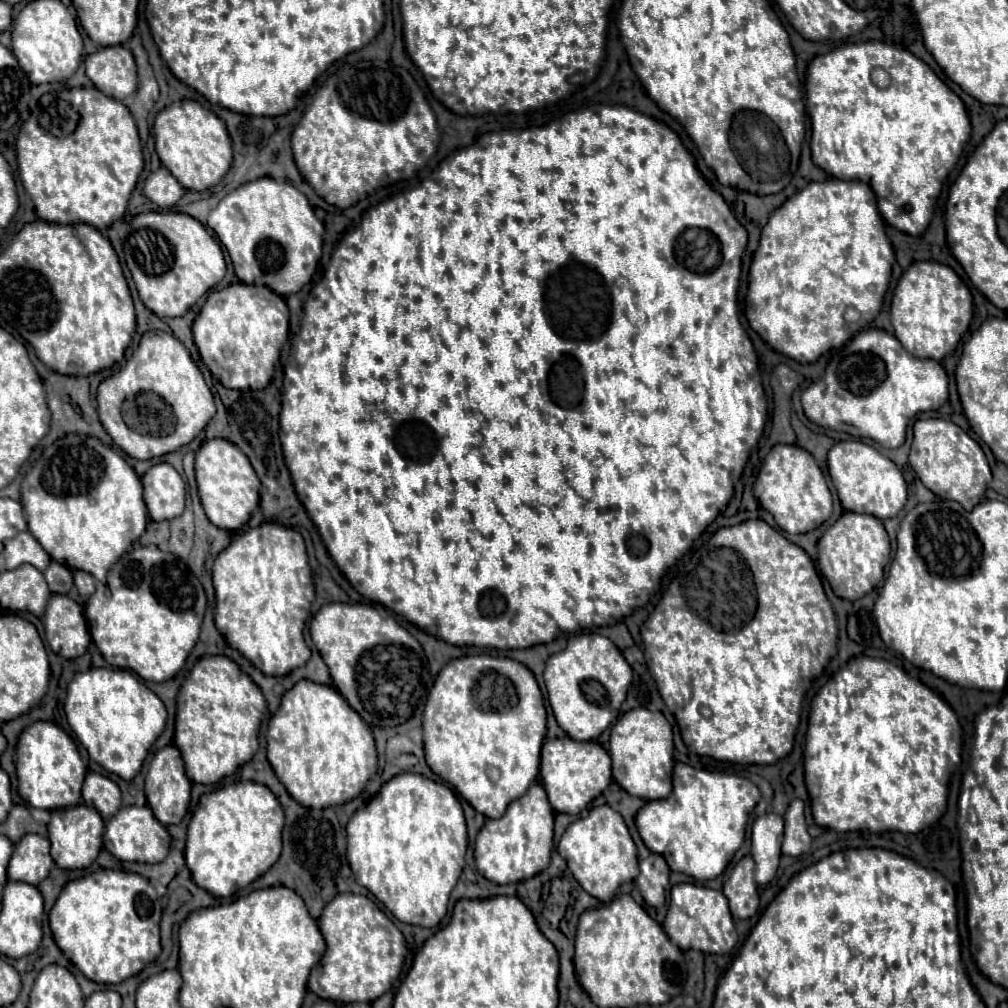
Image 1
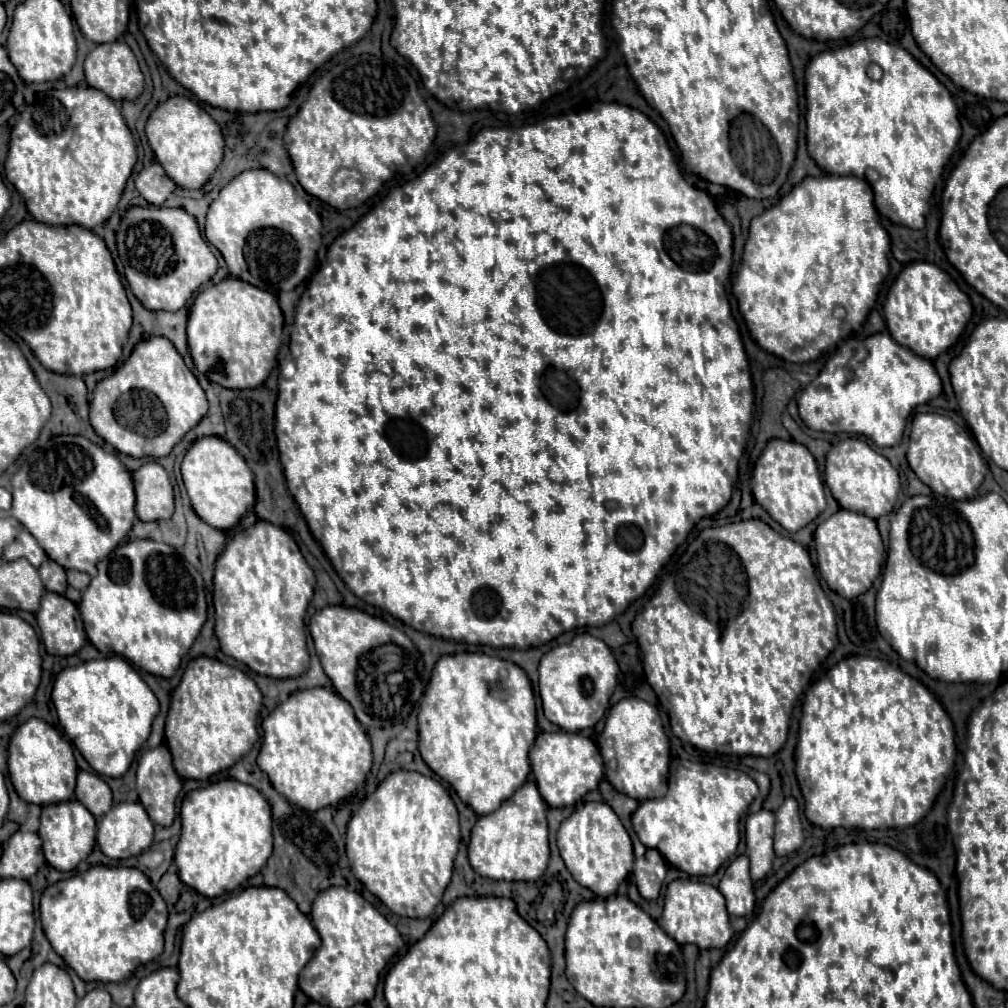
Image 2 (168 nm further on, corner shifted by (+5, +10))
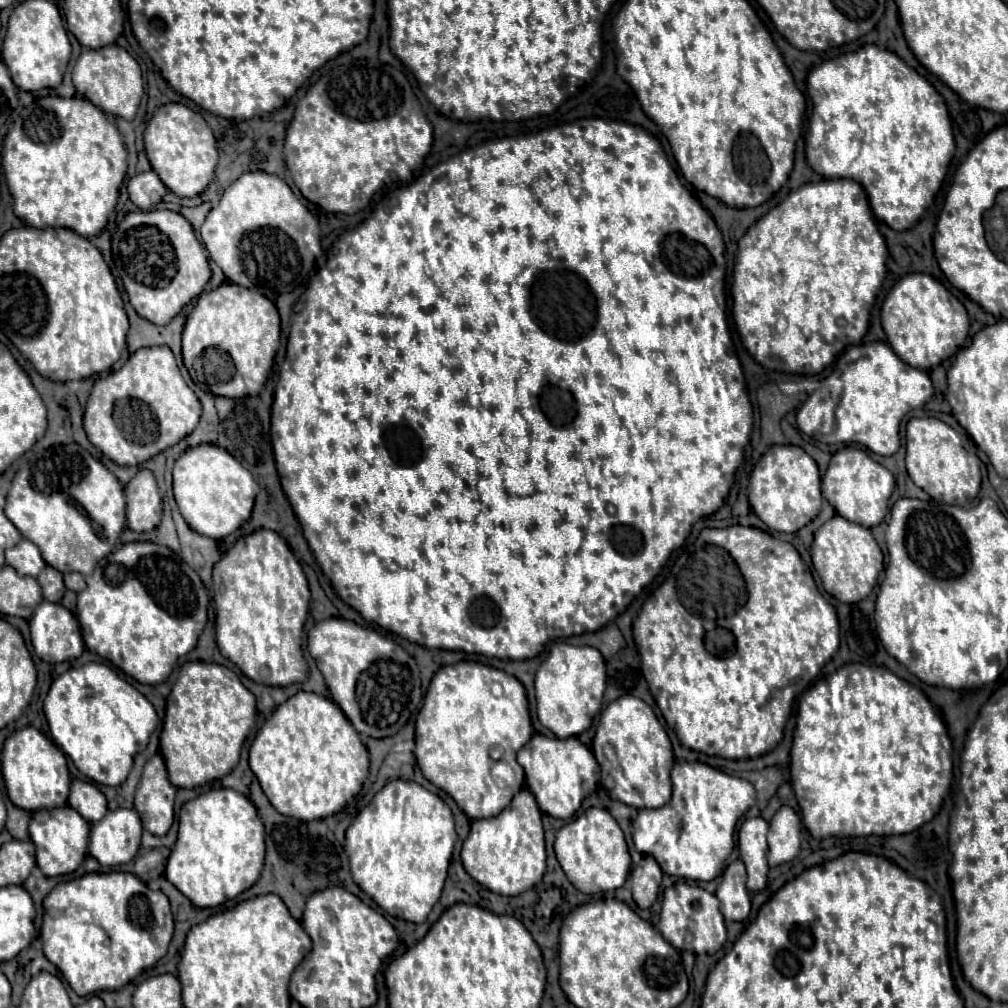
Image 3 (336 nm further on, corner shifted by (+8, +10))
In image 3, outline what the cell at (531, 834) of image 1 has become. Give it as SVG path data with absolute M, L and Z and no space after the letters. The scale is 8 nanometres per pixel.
M528 789L518 791L500 815L472 823L470 835L462 845L462 865L466 873L482 887L506 897L526 893L542 881L542 875L546 872L542 813Z

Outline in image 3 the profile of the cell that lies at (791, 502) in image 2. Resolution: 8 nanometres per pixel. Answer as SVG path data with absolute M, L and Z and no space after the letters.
M772 445L750 475L748 497L750 507L768 525L768 529L796 533L820 513L822 495L818 465L802 447Z

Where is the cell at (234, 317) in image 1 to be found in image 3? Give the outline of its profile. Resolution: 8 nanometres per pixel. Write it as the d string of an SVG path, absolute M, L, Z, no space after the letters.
M222 283L220 287L202 293L198 297L194 311L188 315L182 333L182 357L192 381L200 389L212 395L240 399L258 395L262 391L268 379L268 371L274 363L274 355L278 351L278 341L280 341L280 315L274 303L264 295L260 295L258 291L250 291L234 283Z

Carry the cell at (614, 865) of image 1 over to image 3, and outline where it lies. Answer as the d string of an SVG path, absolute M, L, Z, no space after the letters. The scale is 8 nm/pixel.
M590 807L572 823L564 825L556 833L554 849L566 877L582 893L594 895L602 891L614 891L624 885L630 873L630 853L624 841L624 833L606 809Z

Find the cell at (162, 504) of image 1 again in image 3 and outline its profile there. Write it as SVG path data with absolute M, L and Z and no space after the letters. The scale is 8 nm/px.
M142 469L132 477L124 489L126 495L126 525L136 533L152 531L162 517L162 499L156 487L156 479L148 469Z

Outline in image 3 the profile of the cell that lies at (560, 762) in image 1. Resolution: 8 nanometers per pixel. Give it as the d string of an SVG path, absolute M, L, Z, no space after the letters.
M536 733L518 751L518 763L526 773L528 789L534 791L534 797L538 799L538 807L542 807L546 815L558 819L570 819L580 809L582 799L596 789L598 763L592 751L586 745L582 745L576 737L556 739Z

